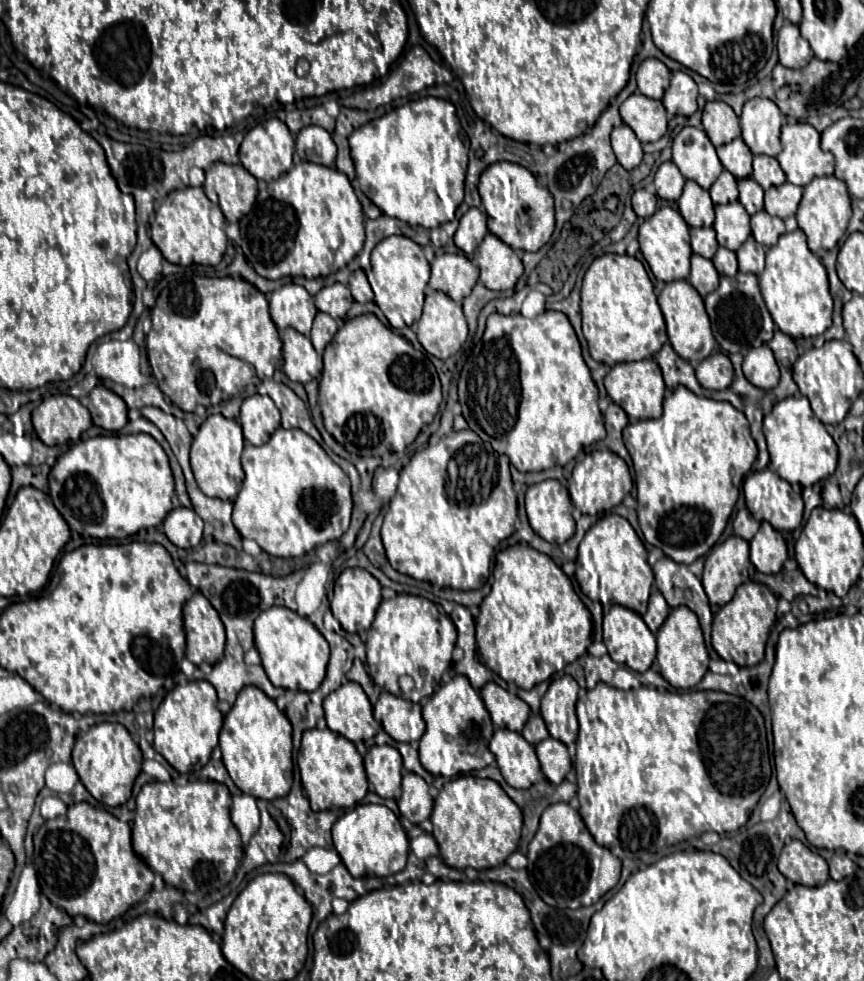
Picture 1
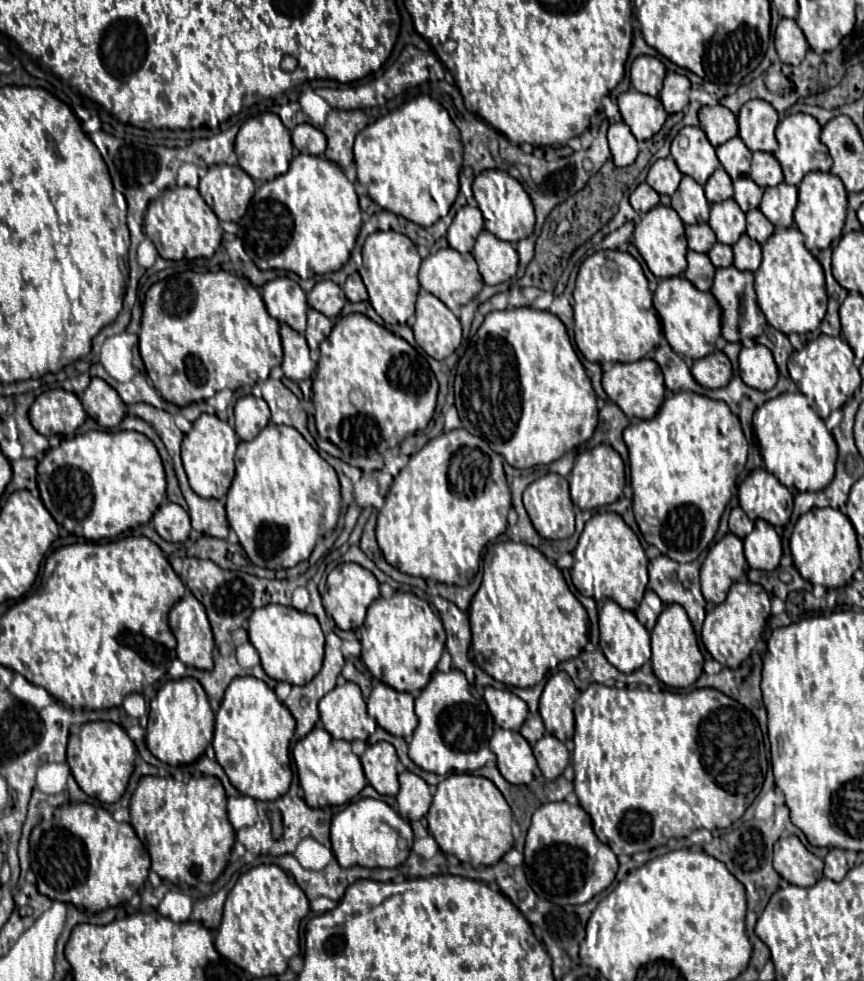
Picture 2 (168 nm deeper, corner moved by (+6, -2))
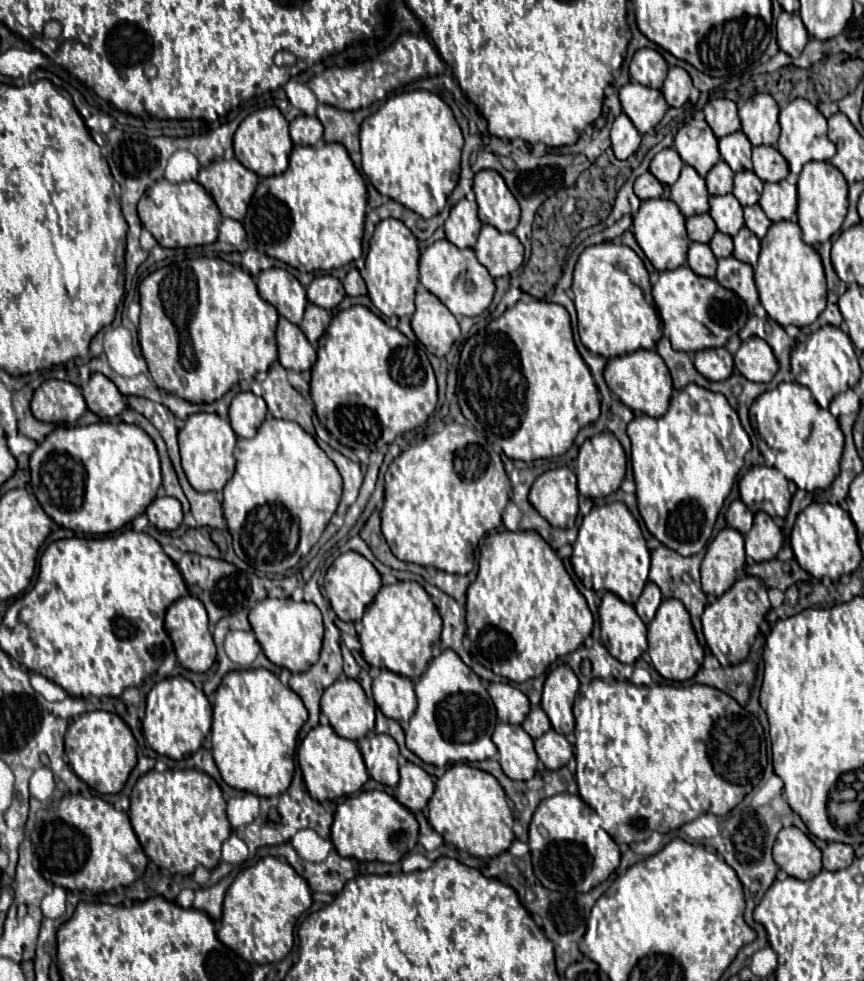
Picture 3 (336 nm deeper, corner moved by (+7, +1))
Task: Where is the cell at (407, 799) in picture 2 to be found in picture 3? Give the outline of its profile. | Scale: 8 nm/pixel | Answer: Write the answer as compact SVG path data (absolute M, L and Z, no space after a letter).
M405 763L399 767L401 779L397 787L397 801L411 813L423 811L433 795L433 779L417 765Z

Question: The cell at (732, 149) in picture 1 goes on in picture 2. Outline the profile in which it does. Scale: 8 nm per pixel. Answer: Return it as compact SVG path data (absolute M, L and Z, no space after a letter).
M738 136L728 140L726 144L720 144L716 148L716 154L718 154L720 164L730 174L732 180L736 180L738 176L748 176L750 174L752 152L746 148L746 144Z

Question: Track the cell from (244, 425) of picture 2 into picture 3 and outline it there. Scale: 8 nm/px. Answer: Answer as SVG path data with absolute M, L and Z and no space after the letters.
M237 393L229 407L229 423L237 437L253 437L267 415L263 397L253 393Z

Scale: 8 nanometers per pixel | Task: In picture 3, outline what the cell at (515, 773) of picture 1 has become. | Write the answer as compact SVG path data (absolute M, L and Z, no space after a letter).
M497 725L493 731L493 743L499 749L499 765L507 777L527 781L535 775L537 753L533 749L533 739L521 725Z

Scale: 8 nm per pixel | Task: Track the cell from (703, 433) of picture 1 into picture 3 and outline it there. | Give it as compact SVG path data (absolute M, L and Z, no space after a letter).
M689 383L671 399L669 411L663 417L637 415L629 423L627 435L633 445L631 465L637 485L639 513L645 521L645 527L665 547L677 551L679 555L689 557L699 553L707 545L717 515L727 495L731 493L739 469L743 467L743 457L751 449L749 435L745 433L737 413L729 407L727 399L721 393L713 393L695 383Z

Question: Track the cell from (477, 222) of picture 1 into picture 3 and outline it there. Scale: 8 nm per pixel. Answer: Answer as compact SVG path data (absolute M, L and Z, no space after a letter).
M461 199L451 209L449 219L445 221L447 239L459 249L465 249L475 245L479 231L481 231L481 221L477 217L477 203L469 199Z

